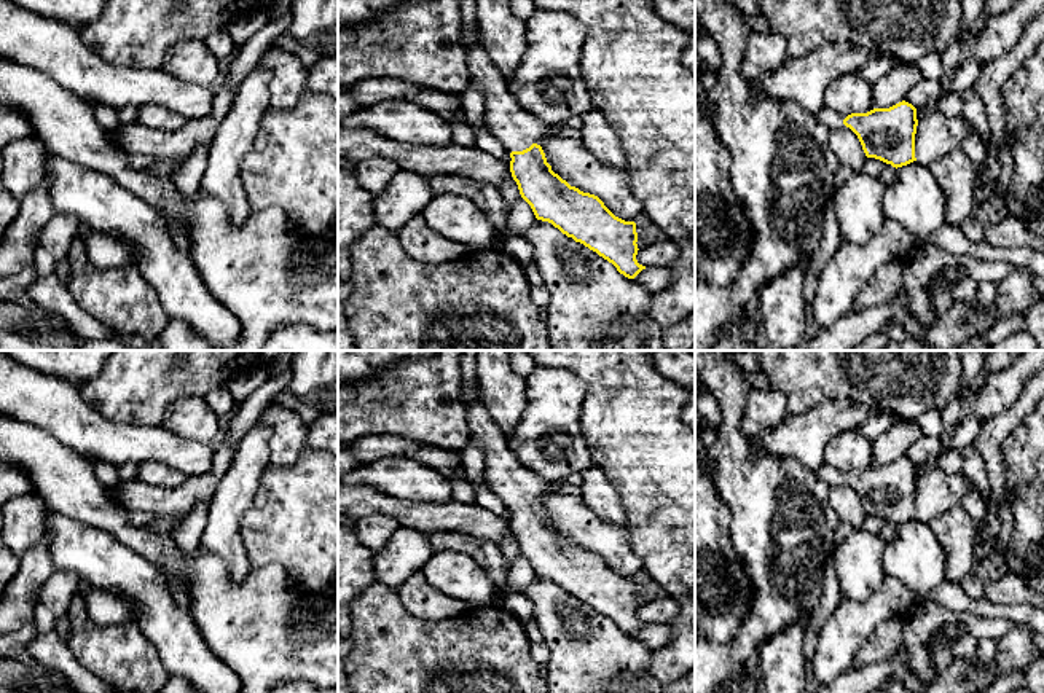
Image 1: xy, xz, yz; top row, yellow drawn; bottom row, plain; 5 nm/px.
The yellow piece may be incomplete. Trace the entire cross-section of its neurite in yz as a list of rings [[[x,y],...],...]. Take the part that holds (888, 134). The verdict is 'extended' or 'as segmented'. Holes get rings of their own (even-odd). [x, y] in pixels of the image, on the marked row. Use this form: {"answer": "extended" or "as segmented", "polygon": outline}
{"answer": "extended", "polygon": [[[905,100],[889,108],[851,113],[845,119],[822,107],[816,116],[829,131],[835,131],[843,124],[850,127],[858,135],[867,158],[880,159],[896,169],[916,161],[916,108]]]}

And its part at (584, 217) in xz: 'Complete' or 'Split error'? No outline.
Split error

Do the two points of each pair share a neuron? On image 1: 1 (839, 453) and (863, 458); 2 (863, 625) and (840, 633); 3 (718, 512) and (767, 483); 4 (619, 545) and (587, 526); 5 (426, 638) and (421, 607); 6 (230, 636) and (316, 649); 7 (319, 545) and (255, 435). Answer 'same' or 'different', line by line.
1: same
2: same
3: different
4: same
5: different
6: same
7: different

